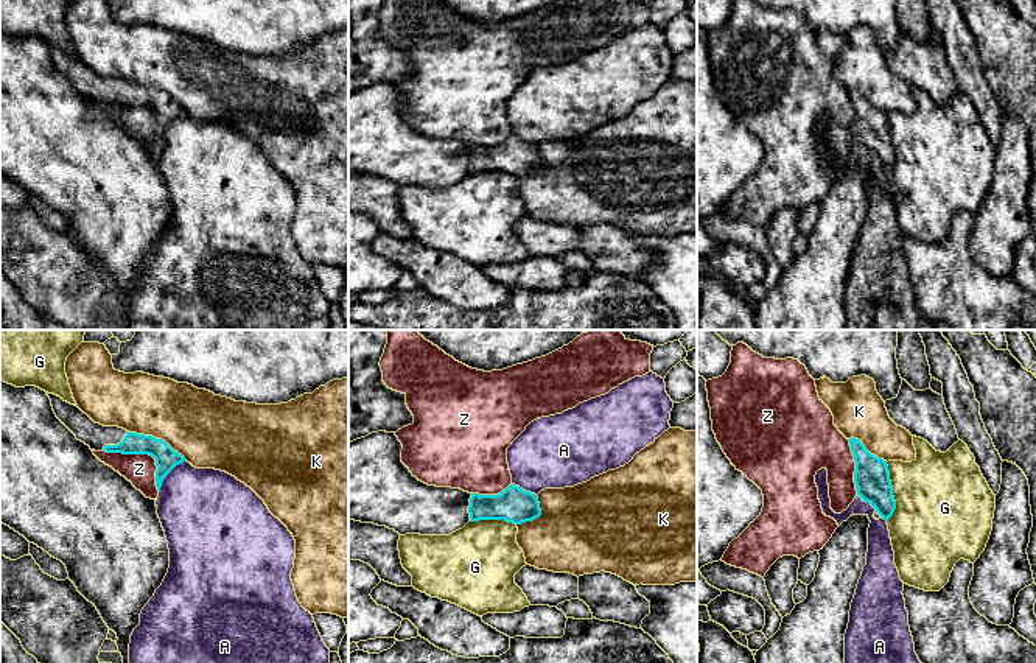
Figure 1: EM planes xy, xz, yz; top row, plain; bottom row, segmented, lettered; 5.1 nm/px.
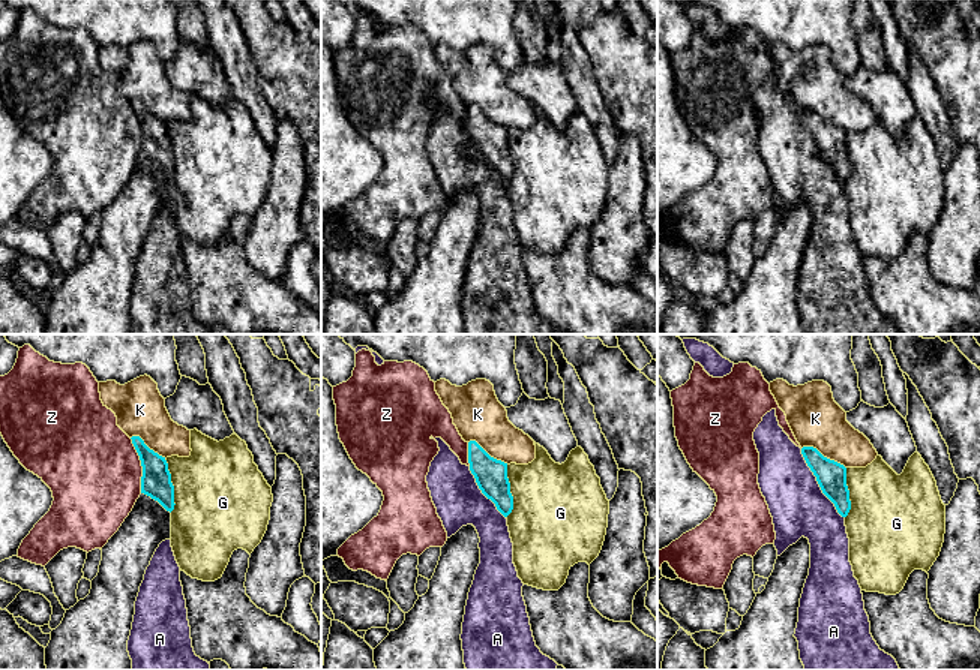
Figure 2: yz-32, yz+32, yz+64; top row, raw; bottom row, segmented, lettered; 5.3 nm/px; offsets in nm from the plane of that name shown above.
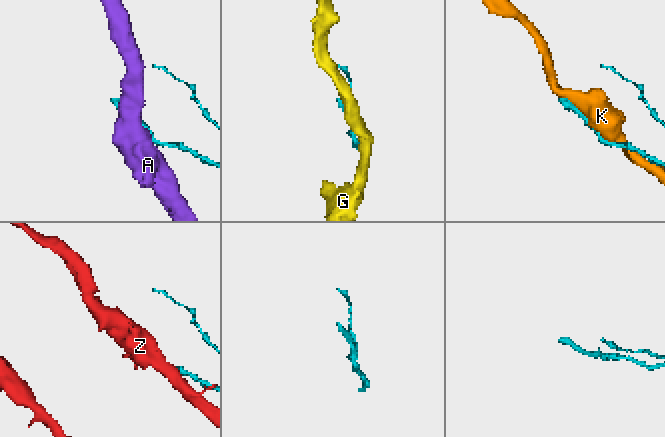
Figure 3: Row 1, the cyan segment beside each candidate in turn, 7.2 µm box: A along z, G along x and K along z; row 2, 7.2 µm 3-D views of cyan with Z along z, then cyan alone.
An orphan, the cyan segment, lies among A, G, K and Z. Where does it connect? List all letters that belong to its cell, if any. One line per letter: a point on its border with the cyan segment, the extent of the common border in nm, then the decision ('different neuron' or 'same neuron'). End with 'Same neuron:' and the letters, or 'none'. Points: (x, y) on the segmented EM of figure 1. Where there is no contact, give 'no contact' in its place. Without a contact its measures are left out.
A: contact xy (167, 473); length 220 nm; different neuron
G: contact yz (892, 492); length 300 nm; different neuron
K: contact xy (157, 439); length 340 nm; different neuron
Z: contact xy (145, 453); length 360 nm; different neuron
Same neuron: none

